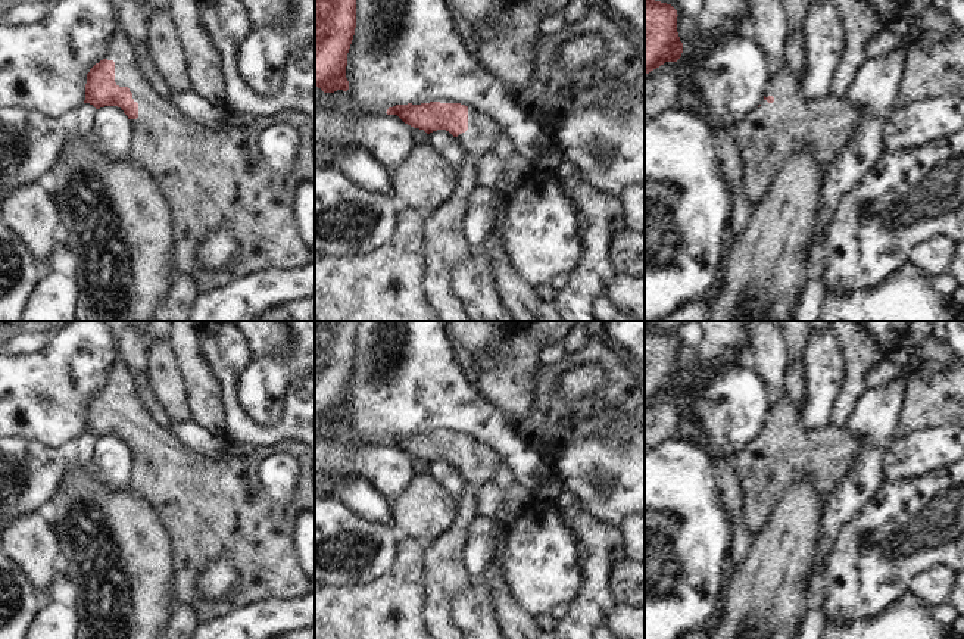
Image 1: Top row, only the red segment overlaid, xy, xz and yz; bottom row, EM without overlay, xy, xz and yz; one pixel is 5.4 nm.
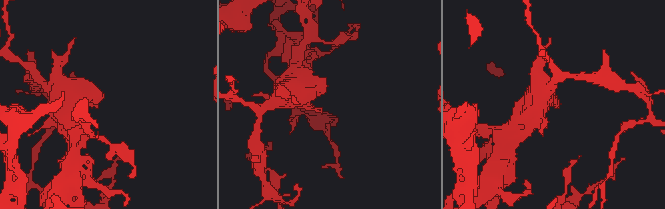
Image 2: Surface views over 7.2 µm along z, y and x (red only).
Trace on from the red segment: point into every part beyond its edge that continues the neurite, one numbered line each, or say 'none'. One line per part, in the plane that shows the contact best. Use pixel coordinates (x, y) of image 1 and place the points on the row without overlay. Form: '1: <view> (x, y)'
1: xy (214, 510)

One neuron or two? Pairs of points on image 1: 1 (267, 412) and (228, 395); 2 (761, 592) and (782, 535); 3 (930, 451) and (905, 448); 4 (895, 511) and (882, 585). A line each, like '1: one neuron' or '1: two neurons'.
1: two neurons
2: one neuron
3: one neuron
4: one neuron

